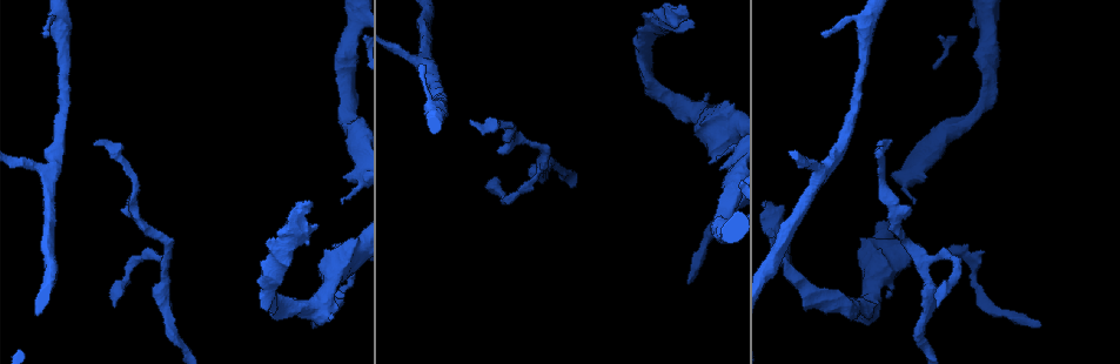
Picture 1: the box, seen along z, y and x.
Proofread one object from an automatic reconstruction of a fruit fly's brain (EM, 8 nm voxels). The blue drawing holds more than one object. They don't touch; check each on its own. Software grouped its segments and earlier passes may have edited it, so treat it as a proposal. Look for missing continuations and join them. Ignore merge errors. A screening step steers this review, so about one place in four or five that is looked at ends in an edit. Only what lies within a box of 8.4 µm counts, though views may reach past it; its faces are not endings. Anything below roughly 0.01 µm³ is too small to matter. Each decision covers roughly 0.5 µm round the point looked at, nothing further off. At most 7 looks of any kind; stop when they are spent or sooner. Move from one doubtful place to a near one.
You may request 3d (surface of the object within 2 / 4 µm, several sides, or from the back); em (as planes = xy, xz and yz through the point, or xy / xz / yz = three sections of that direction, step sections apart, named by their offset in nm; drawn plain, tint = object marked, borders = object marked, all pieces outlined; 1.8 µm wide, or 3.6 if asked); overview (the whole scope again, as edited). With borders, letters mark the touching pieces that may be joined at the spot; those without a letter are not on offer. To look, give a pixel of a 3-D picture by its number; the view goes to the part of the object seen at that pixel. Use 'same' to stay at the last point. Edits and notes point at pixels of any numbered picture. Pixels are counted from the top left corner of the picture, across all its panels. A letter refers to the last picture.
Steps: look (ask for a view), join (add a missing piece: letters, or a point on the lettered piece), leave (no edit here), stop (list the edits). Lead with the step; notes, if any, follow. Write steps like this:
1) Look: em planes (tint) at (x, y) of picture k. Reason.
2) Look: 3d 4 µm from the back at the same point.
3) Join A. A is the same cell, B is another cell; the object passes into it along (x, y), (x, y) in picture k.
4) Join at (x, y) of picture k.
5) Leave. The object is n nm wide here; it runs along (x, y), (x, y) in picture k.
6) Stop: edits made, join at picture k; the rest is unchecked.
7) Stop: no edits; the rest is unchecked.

Look: 3d 2 µm at (319, 226) of picture 1. Thick end.

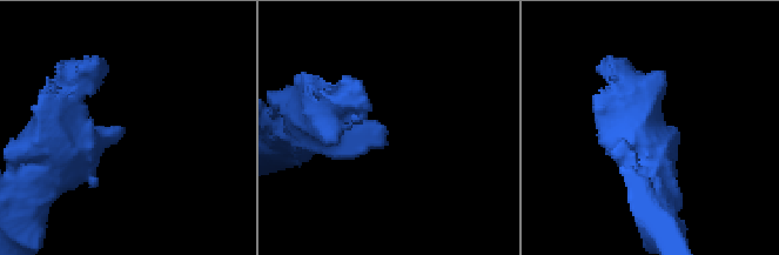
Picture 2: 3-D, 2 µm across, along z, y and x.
Look: em xz step 8 (tint) at (124, 127) of picture 2.

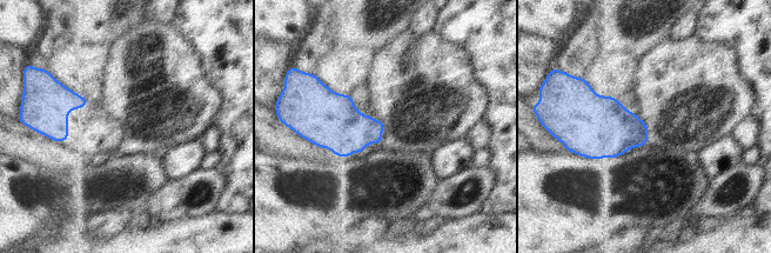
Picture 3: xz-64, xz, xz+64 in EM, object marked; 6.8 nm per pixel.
Look: em xz step 8 (borders) at the same point. See the neighbours.

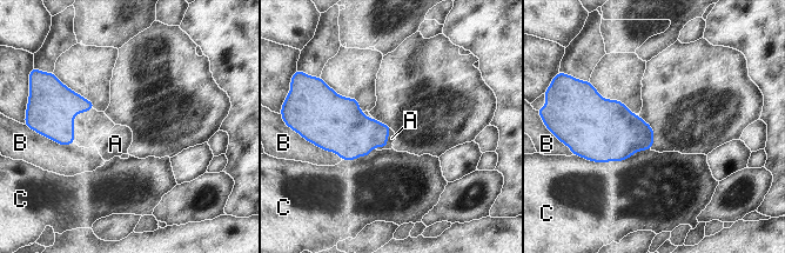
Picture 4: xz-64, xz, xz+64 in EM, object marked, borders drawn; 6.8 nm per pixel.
Join A. A is the same cell, B and C are other cells; the object passes into it along (351, 133), (387, 142), (391, 138) in picture 4; the cell continues.

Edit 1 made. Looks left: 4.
Look: 3d 2 µm at (979, 252) of picture 1. Free end.

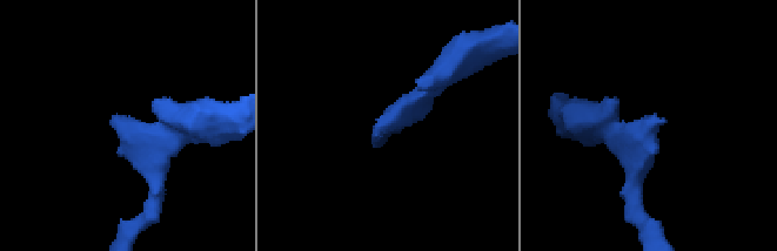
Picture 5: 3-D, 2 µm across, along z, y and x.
Look: em yz step 4 (borders) at (654, 115) of picture 5. The arms are 180, 260 nm wide.

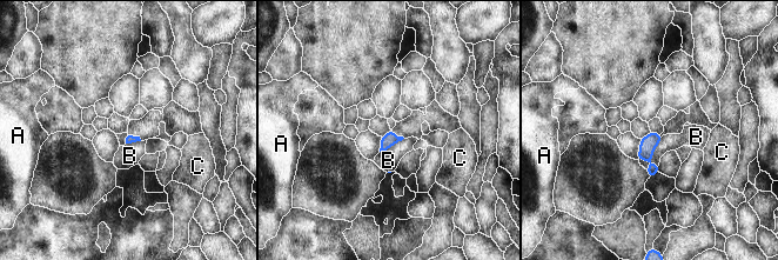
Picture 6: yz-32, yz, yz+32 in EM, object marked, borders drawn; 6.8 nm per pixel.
Leave. A, B and C are other cells; none of them fits.

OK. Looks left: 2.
Stop: edits made, join at picture 4; the rest is unchecked.

